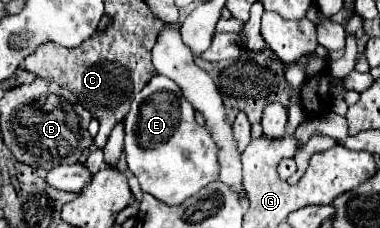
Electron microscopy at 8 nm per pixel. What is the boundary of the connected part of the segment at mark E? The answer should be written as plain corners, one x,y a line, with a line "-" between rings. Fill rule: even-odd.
163,75
153,77
131,101
131,109
125,115
123,125
125,125
123,127
125,129
123,151
127,157
127,165
129,165
129,171
137,177
143,193
153,195
155,199
159,199
167,205
179,205
187,197
199,193
207,183
217,179
217,171
219,171
217,151
215,151
217,147
211,141
205,127
197,125
193,107
183,99
183,93
171,79
167,79

